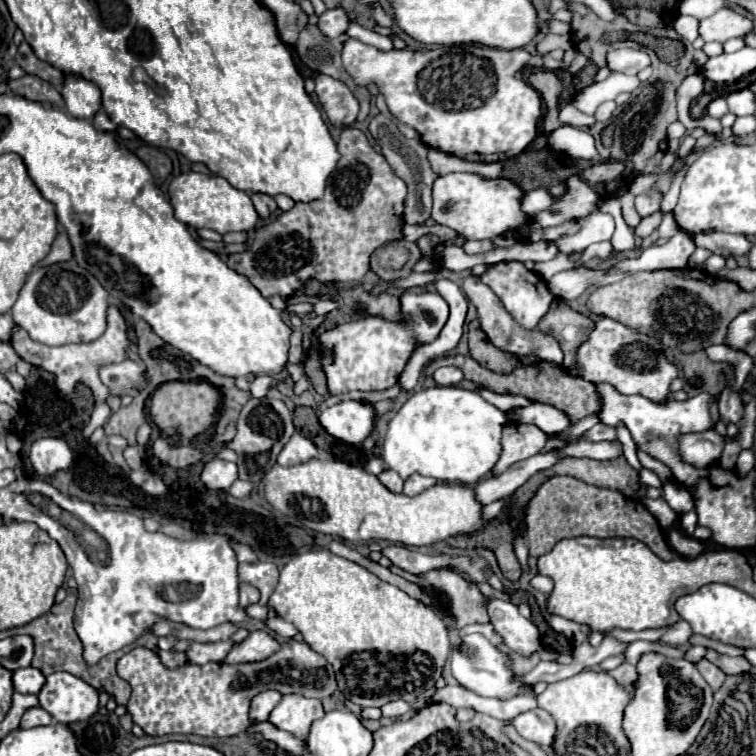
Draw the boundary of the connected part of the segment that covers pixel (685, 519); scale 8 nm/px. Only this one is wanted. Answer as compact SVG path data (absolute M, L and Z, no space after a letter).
M689 511L689 513L681 515L681 529L683 529L687 535L693 535L695 527L697 527L697 515L695 515L695 511Z

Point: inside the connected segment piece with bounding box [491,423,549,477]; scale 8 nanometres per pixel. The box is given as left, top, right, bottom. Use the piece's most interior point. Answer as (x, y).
(519, 441)

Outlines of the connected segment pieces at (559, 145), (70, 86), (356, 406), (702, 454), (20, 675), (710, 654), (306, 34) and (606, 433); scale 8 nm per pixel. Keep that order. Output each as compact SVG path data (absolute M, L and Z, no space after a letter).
M561 125L559 129L555 129L553 133L547 135L547 141L555 151L567 153L573 159L599 161L595 141L583 129L577 129L577 127L571 127L571 125Z
M67 75L61 93L65 97L69 115L77 119L93 119L97 113L103 111L103 95L95 83Z
M351 399L319 413L319 423L335 439L349 445L359 445L371 435L375 427L375 415L373 407L369 407L365 401Z
M707 429L697 435L685 435L681 439L681 451L685 451L685 461L695 467L715 465L725 449L725 437L715 429Z
M25 667L25 669L13 673L13 687L19 693L35 693L37 695L43 689L45 681L47 681L47 677L35 667Z
M707 649L705 655L707 661L711 661L713 665L717 665L725 675L737 675L737 673L745 673L749 671L749 661L745 657L729 657L729 655L721 655L713 649Z
M307 25L301 35L299 35L299 41L297 41L297 55L299 59L311 69L311 71L317 71L317 73L325 73L333 79L339 79L343 81L351 91L353 95L357 95L359 101L363 101L365 105L369 105L371 101L371 93L367 91L367 87L363 85L357 85L349 73L345 71L343 63L341 63L341 47L343 47L343 37L339 39L329 39L325 37L317 25Z
M597 423L583 437L589 439L589 441L609 441L609 443L615 443L617 441L617 431L613 427L605 427L605 425Z

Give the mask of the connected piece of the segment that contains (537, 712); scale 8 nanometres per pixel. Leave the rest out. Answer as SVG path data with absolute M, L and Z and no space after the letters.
M533 709L527 713L521 713L513 719L513 727L517 729L517 733L523 739L535 741L539 745L551 745L555 741L555 733L557 733L557 725L555 719L543 711L543 709Z

